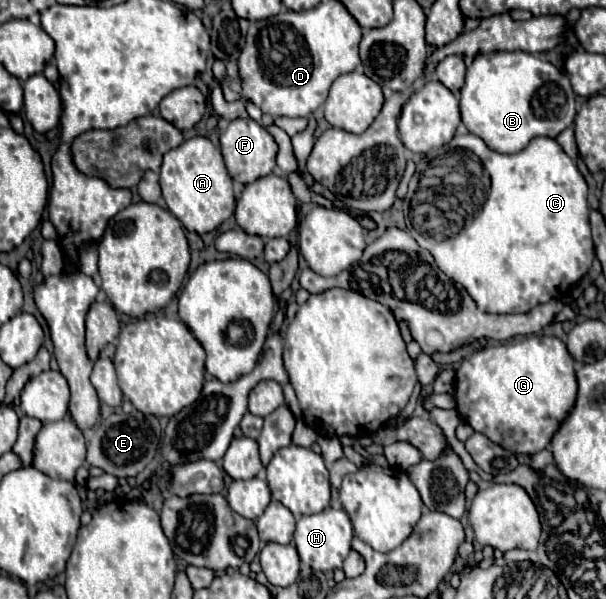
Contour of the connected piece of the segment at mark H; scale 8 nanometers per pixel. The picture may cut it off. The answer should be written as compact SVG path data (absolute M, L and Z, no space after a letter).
M324 508L318 514L312 516L302 516L296 522L296 532L294 532L294 542L296 550L300 554L300 560L308 564L314 570L336 570L342 566L344 558L350 552L350 540L354 536L350 518L344 510L334 510L334 508Z

